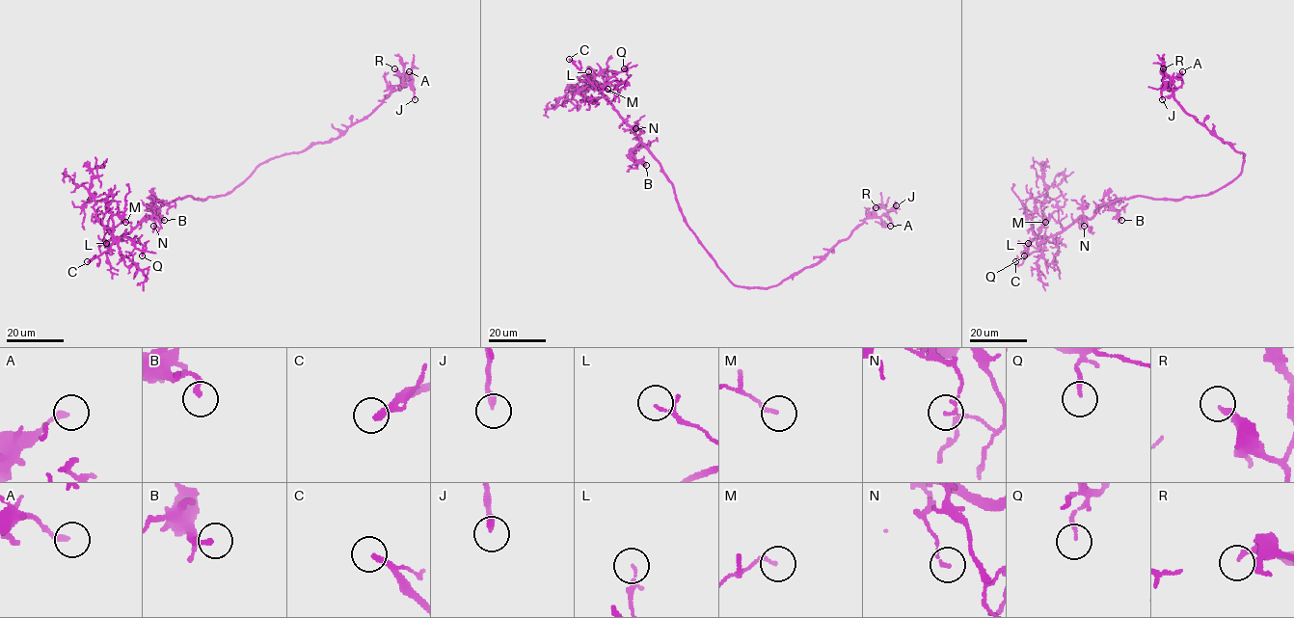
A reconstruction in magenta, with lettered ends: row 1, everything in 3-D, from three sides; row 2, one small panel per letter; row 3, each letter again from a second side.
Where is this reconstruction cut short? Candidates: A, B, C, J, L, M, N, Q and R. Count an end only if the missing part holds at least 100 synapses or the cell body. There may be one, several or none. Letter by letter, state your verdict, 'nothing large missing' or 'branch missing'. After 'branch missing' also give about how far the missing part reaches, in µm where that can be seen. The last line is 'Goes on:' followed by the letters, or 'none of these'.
A: nothing large missing
B: nothing large missing
C: branch missing; about 35 µm are missing
J: nothing large missing
L: nothing large missing
M: nothing large missing
N: nothing large missing
Q: nothing large missing
R: nothing large missing
Goes on: C

